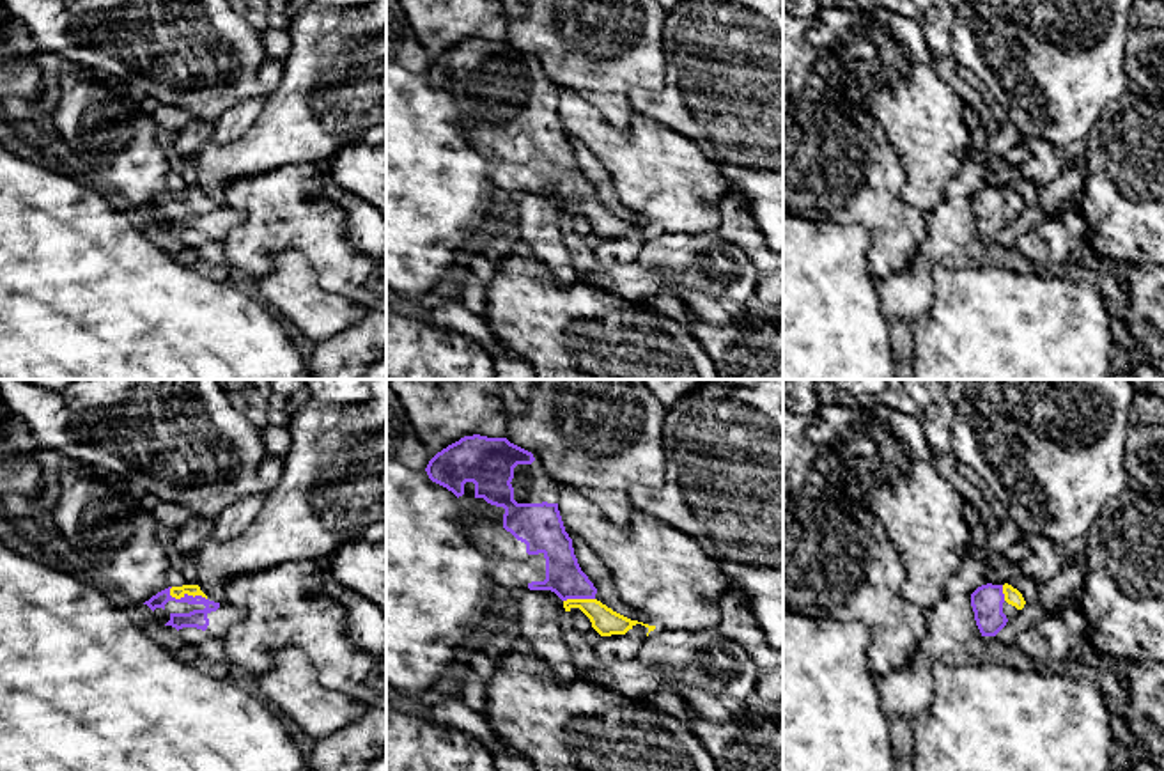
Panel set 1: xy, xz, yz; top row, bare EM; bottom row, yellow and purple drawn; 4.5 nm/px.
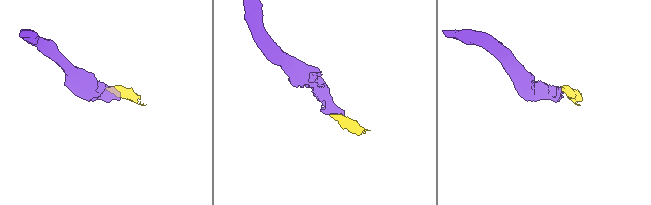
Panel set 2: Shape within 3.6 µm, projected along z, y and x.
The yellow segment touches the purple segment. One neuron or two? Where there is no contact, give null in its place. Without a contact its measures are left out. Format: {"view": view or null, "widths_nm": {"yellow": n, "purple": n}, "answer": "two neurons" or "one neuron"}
{"view": "xy", "widths_nm": {"yellow": 60, "purple": 80}, "answer": "one neuron"}

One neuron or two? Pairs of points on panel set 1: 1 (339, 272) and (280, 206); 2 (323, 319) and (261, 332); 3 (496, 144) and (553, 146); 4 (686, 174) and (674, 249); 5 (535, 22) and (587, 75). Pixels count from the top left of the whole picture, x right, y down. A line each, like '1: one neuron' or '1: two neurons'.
1: one neuron
2: two neurons
3: one neuron
4: two neurons
5: one neuron

